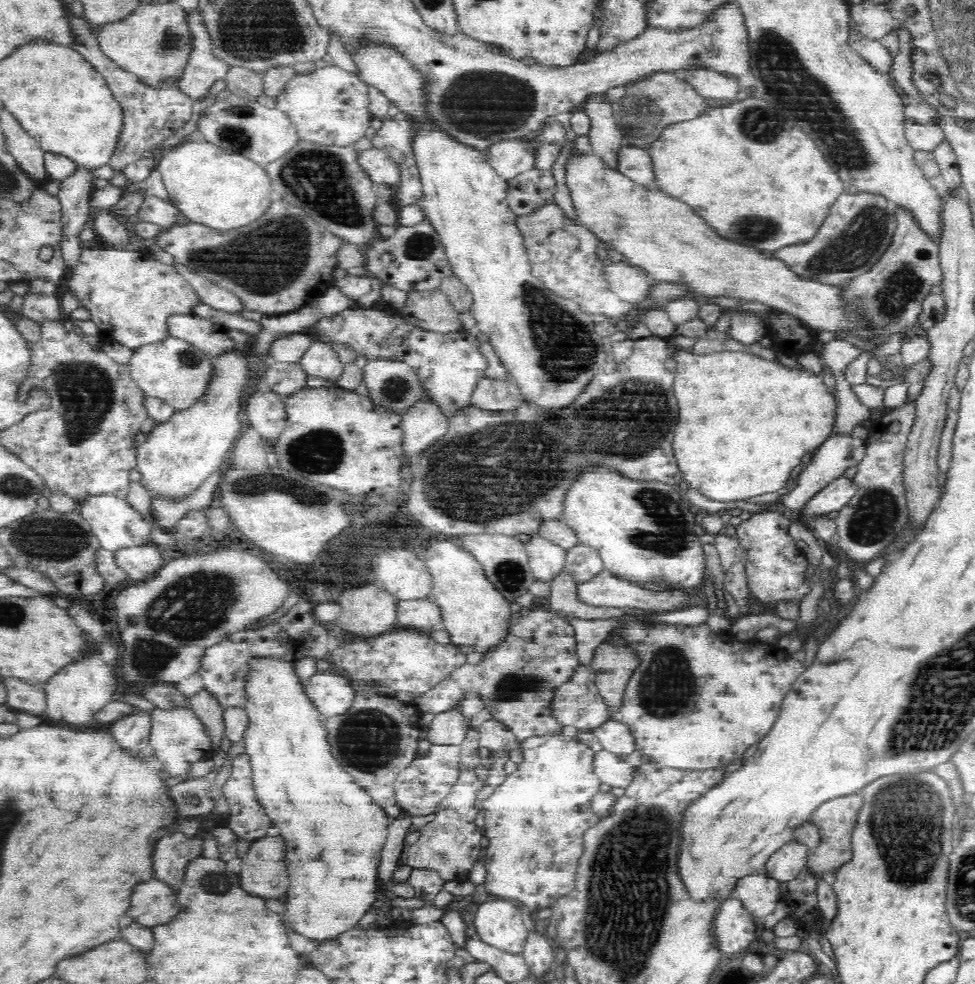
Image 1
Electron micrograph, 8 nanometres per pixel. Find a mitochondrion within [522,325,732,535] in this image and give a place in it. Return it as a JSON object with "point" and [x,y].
{"point":[646,411]}

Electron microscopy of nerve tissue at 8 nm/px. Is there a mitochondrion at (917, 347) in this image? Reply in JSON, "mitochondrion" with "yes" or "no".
{"mitochondrion":"no"}

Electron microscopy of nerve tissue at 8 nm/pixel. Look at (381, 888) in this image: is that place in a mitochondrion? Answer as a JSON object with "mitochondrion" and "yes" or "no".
{"mitochondrion":"no"}

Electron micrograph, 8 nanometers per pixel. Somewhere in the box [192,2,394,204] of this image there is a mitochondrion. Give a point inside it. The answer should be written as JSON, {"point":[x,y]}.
{"point":[277,42]}

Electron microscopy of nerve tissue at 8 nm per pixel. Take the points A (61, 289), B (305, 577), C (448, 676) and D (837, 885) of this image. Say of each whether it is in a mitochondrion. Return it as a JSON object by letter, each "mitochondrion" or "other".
{"A":"other","B":"other","C":"other","D":"other"}

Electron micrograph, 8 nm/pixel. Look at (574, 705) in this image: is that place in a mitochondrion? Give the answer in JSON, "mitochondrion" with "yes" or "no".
{"mitochondrion":"yes"}

